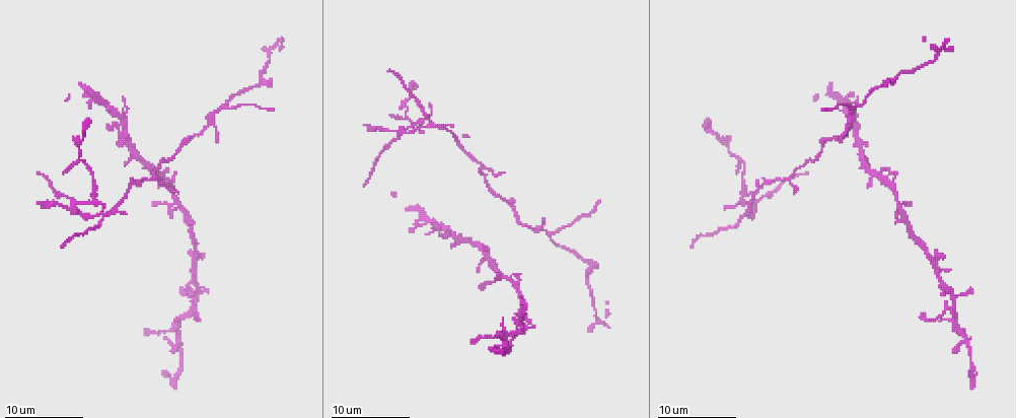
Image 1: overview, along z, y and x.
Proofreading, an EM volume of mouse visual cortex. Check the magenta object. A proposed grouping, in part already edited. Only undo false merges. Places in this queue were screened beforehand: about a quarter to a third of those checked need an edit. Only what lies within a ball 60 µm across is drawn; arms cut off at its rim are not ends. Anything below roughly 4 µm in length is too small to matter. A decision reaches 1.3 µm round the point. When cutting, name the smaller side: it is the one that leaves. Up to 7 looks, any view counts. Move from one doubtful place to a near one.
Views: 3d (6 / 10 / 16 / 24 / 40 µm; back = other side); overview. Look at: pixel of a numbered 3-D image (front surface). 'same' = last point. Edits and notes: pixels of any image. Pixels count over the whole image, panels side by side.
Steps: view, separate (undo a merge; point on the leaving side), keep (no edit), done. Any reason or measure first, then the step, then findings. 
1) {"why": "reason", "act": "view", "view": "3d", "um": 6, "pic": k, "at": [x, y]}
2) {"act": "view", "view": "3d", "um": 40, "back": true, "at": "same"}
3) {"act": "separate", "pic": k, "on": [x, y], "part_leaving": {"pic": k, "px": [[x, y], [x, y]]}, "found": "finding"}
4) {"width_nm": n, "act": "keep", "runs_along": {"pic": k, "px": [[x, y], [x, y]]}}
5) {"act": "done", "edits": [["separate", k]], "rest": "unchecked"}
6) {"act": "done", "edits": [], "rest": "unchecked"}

{"why": "thin arm on a thick one", "act": "view", "view": "3d", "um": 6, "pic": 1, "at": [520, 328]}

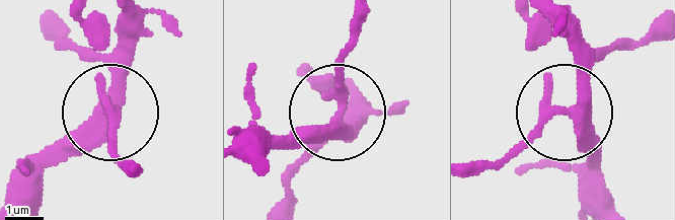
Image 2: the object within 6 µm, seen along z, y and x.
{"arms": 4, "act": "separate", "pic": 2, "on": [108, 151], "part_leaving": {"pic": 2, "px": [[111, 115], [111, 140], [131, 163]]}, "found": "two neurons meet here"}

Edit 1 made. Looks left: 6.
{"act": "view", "view": "3d", "um": 10, "pic": 1, "at": [817, 157]}

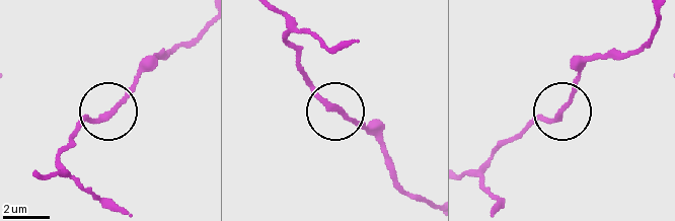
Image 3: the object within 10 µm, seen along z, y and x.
{"act": "view", "view": "3d", "um": 6, "pic": 3, "at": [104, 118]}

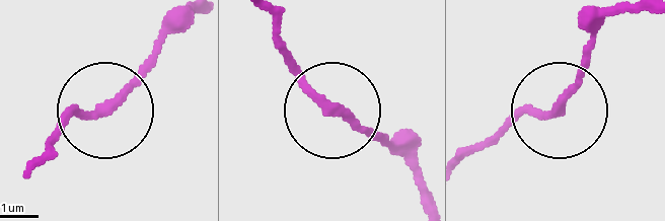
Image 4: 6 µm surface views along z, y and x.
{"side_arm_um": 34, "act": "keep", "found": "continuous, no second neuron"}

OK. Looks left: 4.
{"why": "three arms meet", "act": "view", "view": "3d", "um": 10, "pic": 1, "at": [859, 105]}

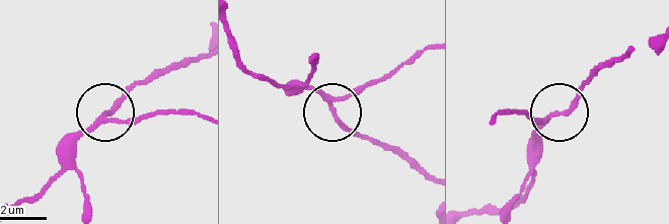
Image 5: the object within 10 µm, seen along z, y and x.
{"act": "view", "view": "3d", "um": 6, "pic": 5, "at": [552, 117]}

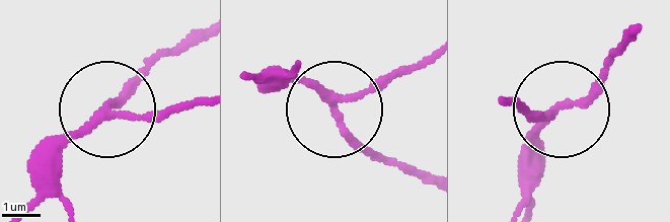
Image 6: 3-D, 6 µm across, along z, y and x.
{"width_nm": 190, "act": "keep", "found": "continuous, no second neuron"}

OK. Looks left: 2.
{"act": "done", "edits": [["separate", 2]], "rest": "unchecked"}

